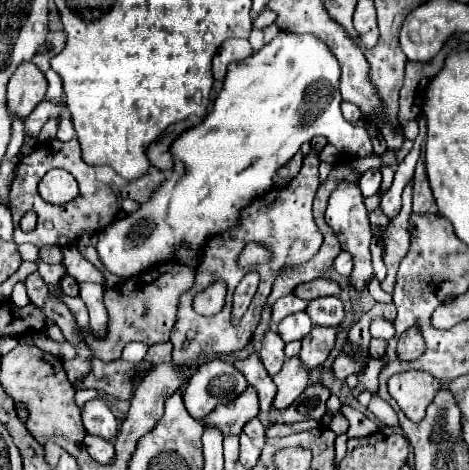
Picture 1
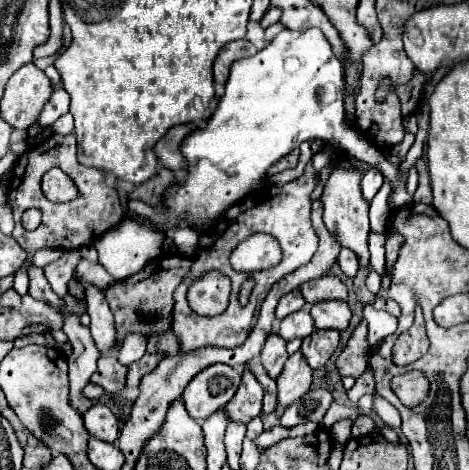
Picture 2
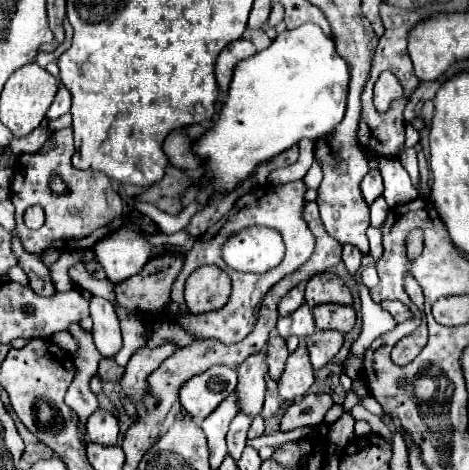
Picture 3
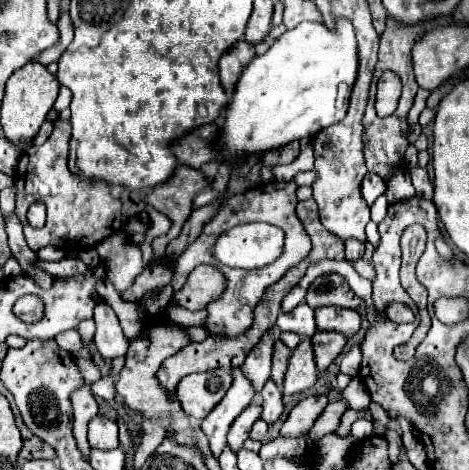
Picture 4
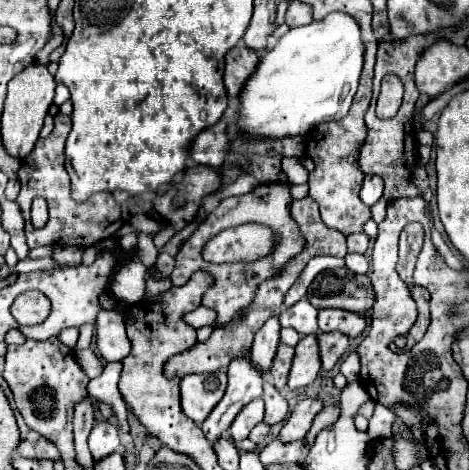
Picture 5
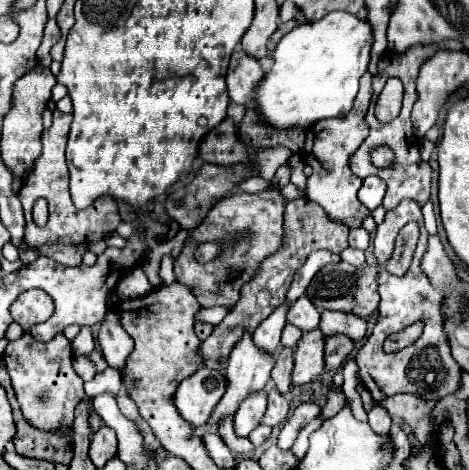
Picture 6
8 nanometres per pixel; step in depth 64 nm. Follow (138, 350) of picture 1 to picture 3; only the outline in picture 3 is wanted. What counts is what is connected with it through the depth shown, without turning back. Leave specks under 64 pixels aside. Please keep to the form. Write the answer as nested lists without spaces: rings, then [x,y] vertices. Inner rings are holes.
[[[116,308],[116,314],[120,318],[120,326],[122,326],[122,350],[114,356],[114,360],[120,366],[128,364],[128,358],[142,346],[146,346],[146,328],[124,308]]]

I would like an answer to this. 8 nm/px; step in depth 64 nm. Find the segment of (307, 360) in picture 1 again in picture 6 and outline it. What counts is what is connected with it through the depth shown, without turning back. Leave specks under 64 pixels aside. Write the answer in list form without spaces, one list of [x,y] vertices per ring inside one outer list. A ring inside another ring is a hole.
[[[326,336],[326,346],[324,346],[326,370],[338,370],[352,350],[354,342],[348,336]]]

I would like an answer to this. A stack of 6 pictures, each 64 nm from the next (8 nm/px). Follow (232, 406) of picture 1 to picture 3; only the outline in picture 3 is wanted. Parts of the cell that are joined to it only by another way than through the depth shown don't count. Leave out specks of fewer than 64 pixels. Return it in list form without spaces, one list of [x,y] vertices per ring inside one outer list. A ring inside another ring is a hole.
[[[264,352],[250,356],[244,364],[238,368],[238,386],[236,392],[240,392],[240,414],[246,416],[258,416],[262,412],[264,392],[266,392],[266,376],[268,368],[264,362]]]

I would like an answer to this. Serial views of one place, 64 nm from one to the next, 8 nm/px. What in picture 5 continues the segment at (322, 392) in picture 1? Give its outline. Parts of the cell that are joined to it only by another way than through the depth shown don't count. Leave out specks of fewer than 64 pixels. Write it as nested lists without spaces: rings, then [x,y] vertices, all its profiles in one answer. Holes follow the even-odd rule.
[[[306,398],[302,402],[298,402],[294,406],[294,410],[290,412],[290,418],[284,422],[282,430],[280,430],[280,440],[282,442],[292,442],[292,440],[300,440],[306,436],[306,432],[312,426],[314,416],[322,410],[322,400],[318,398]]]

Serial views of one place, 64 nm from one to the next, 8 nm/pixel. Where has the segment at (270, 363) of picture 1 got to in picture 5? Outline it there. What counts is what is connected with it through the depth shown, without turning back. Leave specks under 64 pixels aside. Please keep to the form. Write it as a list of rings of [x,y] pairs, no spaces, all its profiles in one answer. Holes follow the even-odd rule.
[[[280,344],[276,356],[274,356],[274,362],[272,362],[272,380],[274,380],[274,386],[278,390],[282,390],[286,386],[286,380],[288,380],[288,370],[290,370],[290,364],[292,364],[292,356],[294,356],[294,350],[286,344]]]

